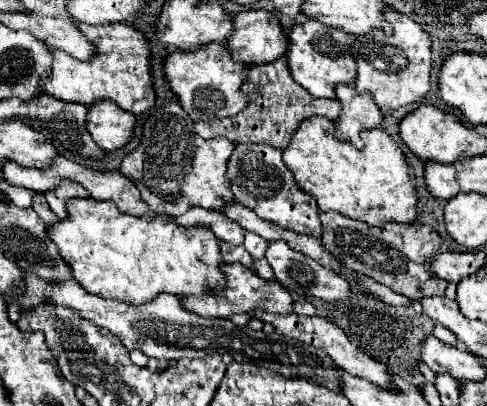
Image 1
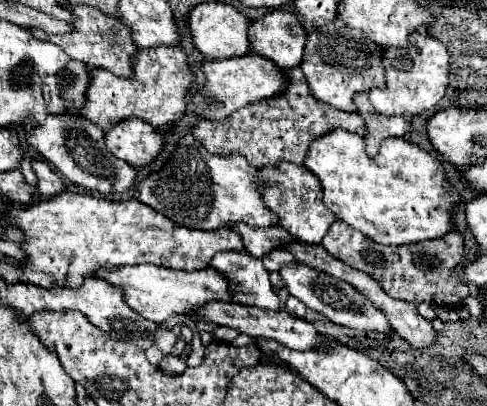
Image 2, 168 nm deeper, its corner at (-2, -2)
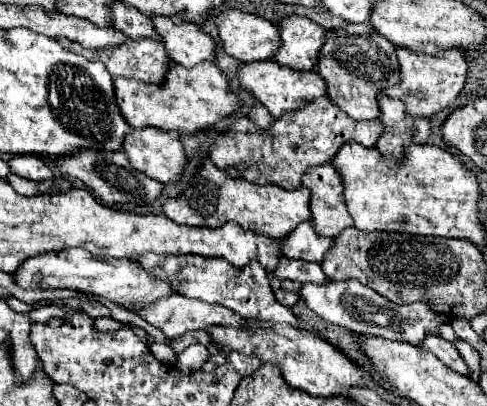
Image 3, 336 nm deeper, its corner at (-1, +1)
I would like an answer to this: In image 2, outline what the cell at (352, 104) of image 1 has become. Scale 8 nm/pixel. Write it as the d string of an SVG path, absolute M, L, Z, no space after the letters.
M358 110L360 116L366 122L366 152L374 158L374 154L378 154L380 142L388 136L408 136L410 132L410 122L404 116L382 116L382 114L374 114L374 112L364 112Z

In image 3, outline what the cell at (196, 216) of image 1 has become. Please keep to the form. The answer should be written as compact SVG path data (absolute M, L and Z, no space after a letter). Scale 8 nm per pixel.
M305 221L305 223L297 225L295 231L281 243L283 243L285 257L321 263L323 255L331 249L333 241L335 241L333 237L321 237L319 233L315 233L313 223Z

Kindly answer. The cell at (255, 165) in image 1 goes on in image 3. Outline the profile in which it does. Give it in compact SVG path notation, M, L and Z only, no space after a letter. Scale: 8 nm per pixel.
M331 163L309 167L303 175L303 185L311 191L313 223L319 235L337 237L343 229L353 227L353 217L349 215L343 197L341 175Z

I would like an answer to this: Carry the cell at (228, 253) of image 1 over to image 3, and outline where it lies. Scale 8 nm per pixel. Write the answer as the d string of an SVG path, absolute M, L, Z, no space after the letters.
M143 255L143 257L129 257L135 263L141 263L145 271L151 271L155 277L161 277L171 285L171 289L183 297L201 299L205 303L223 305L241 317L253 317L253 319L269 319L275 323L289 323L291 327L299 327L299 319L293 315L291 309L283 307L275 301L273 289L269 285L269 277L259 263L249 263L249 267L237 269L231 263L225 263L225 259L211 259L201 255Z

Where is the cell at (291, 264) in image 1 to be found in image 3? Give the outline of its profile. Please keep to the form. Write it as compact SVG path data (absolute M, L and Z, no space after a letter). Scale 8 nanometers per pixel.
M353 279L341 283L329 281L325 287L305 283L301 289L301 297L305 299L311 311L315 311L329 323L341 325L353 333L379 335L383 339L407 341L411 345L421 345L427 335L439 335L439 327L447 323L445 315L439 315L425 303L409 303L397 307L395 303L381 299L381 295L377 295L371 287L365 287L363 283L357 283Z

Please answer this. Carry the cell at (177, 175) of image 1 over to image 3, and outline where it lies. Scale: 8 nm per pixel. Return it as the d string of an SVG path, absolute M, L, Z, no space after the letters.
M211 159L203 161L197 181L177 199L165 201L165 215L181 225L193 227L221 227L221 223L235 221L243 229L253 229L273 239L285 239L299 223L311 221L309 209L309 189L299 187L297 191L281 191L273 185L255 185L245 179L229 179L221 169L213 165Z

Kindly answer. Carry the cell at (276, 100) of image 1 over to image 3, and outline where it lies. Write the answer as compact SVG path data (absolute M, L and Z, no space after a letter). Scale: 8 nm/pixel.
M327 97L309 103L303 111L295 111L277 119L267 131L261 131L247 117L237 119L231 129L219 135L211 147L211 161L225 169L229 165L237 167L241 177L257 185L277 185L281 189L293 191L301 187L301 177L307 167L329 163L343 143L357 141L363 147L375 147L377 139L385 133L379 119L375 121L355 121L345 111L341 111Z

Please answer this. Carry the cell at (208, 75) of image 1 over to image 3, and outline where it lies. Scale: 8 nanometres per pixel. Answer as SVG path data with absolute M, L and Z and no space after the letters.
M257 61L257 63L251 63L251 65L249 63L241 65L239 71L237 71L237 75L241 79L241 85L247 91L251 91L267 107L267 111L275 119L279 119L287 111L299 111L307 103L311 103L311 101L327 95L325 81L315 71L301 73L301 71L285 69L279 63L275 63L275 61Z

